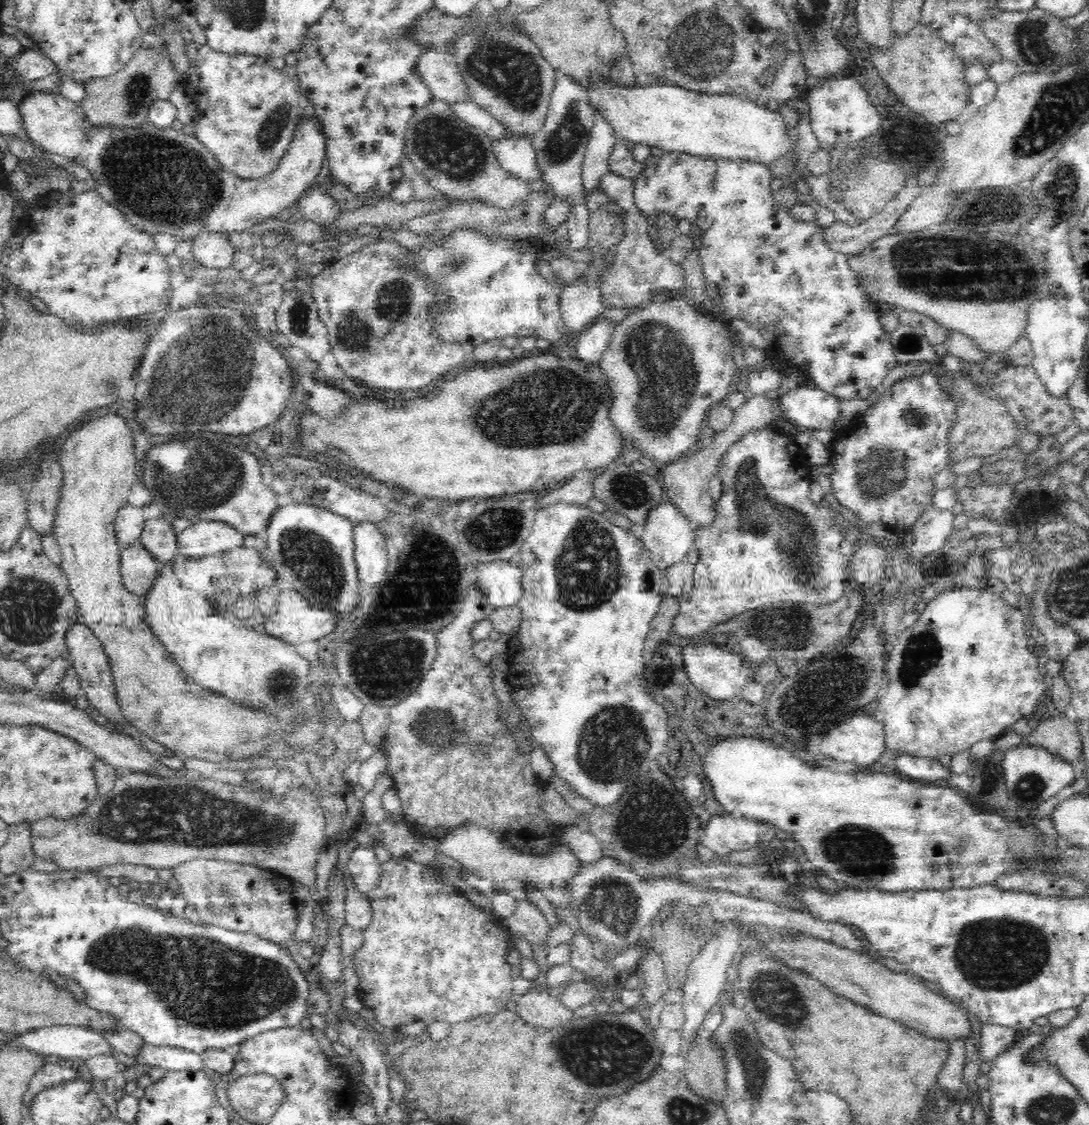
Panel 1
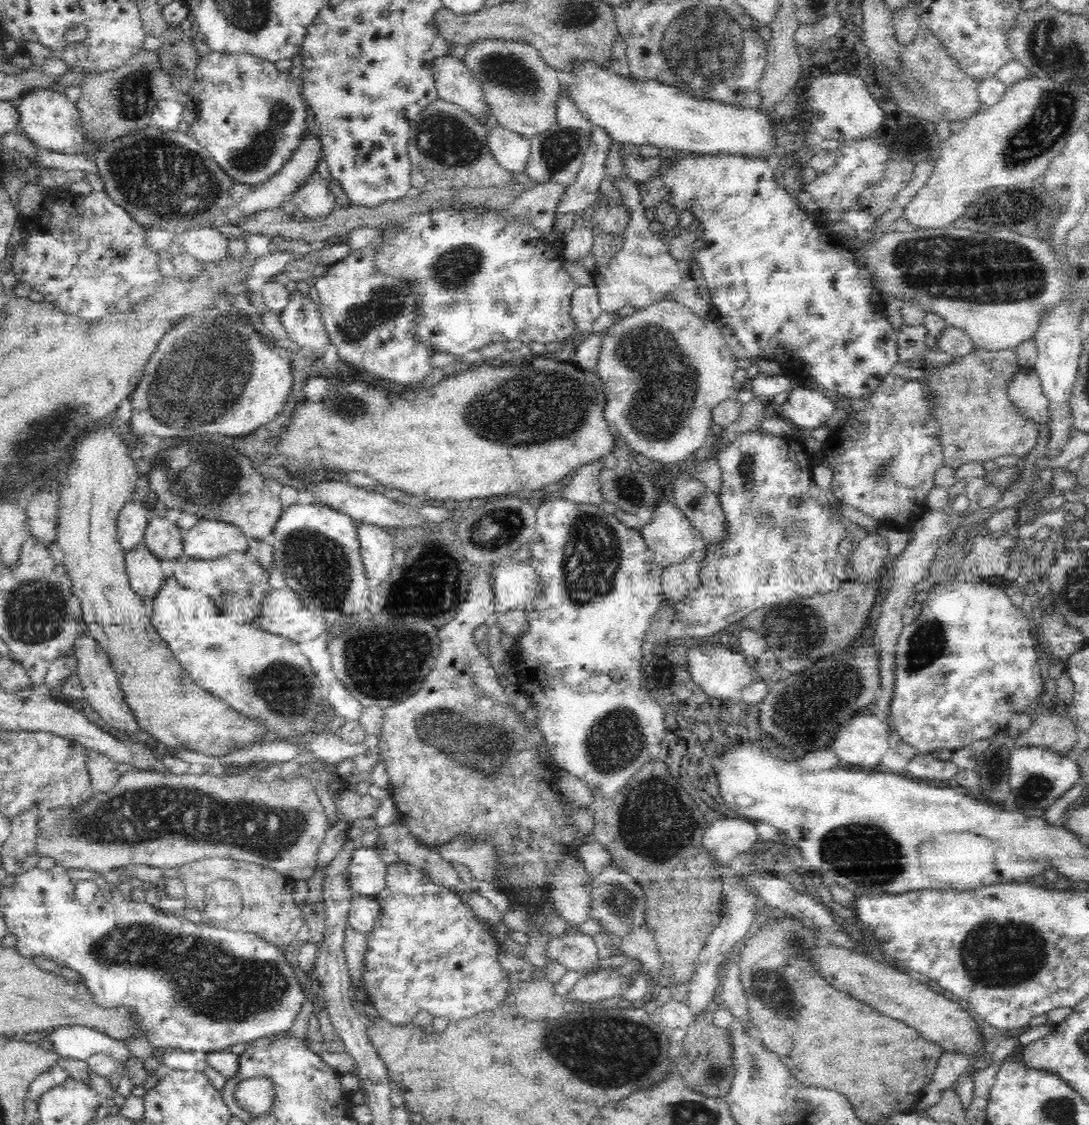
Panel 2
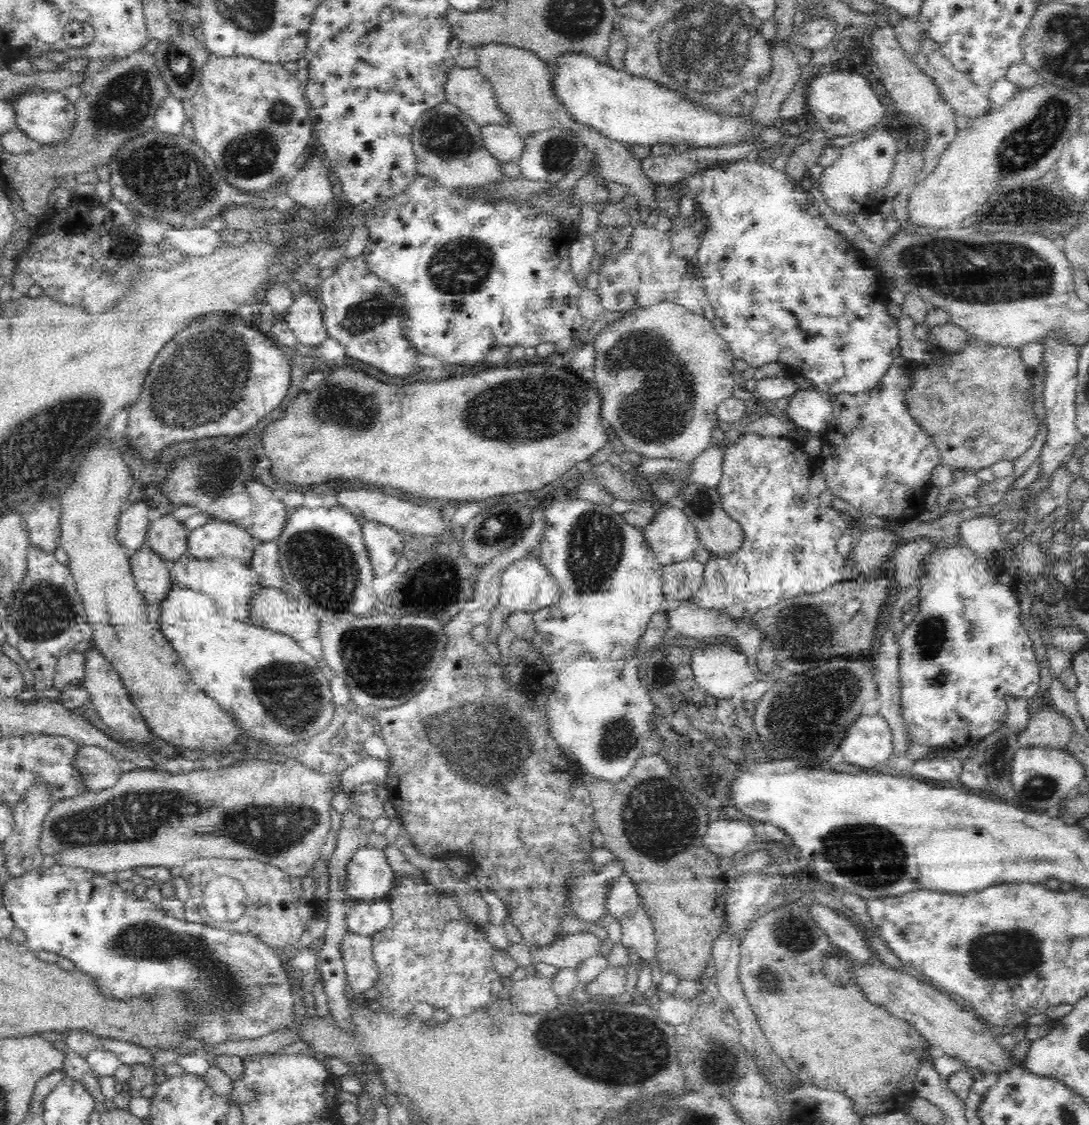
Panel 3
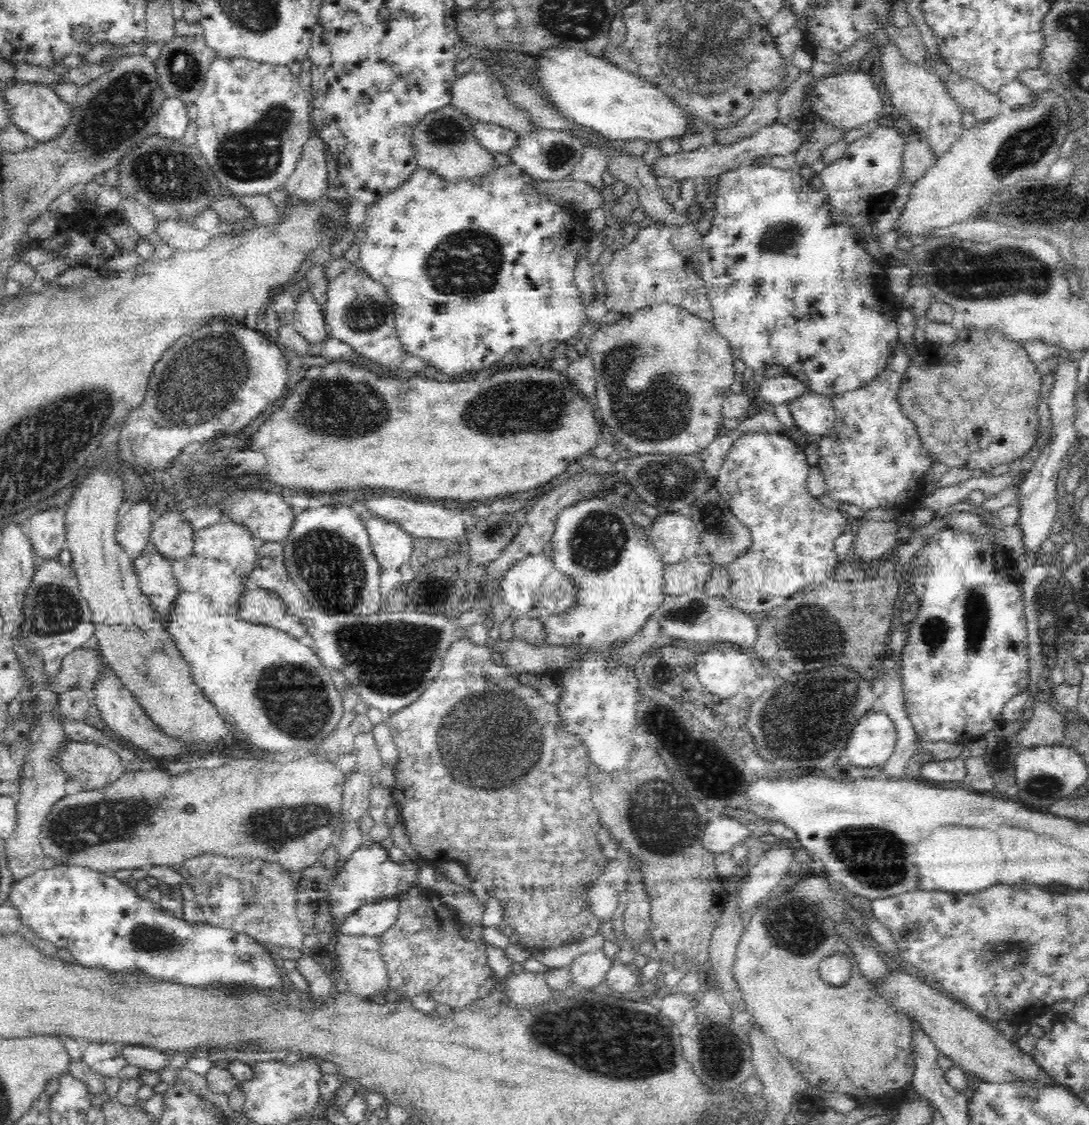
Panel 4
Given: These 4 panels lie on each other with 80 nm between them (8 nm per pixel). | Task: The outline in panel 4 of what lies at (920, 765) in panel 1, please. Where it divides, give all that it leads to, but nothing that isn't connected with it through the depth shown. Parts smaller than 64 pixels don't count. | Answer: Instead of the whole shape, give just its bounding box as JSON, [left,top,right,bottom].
[917,757,968,782]

